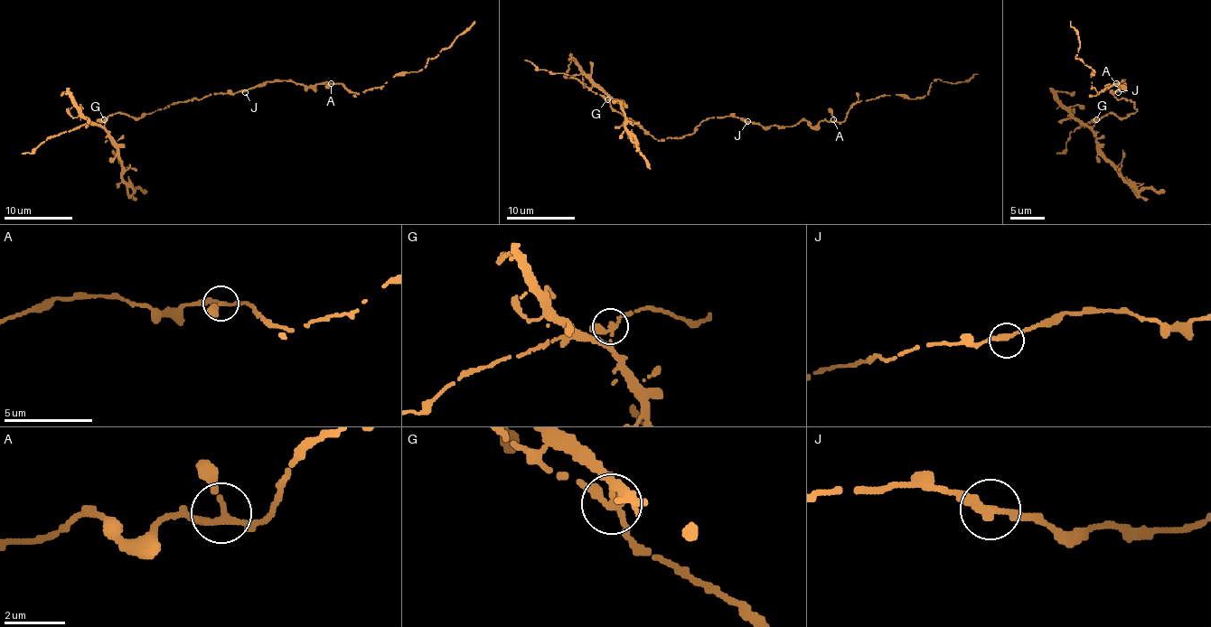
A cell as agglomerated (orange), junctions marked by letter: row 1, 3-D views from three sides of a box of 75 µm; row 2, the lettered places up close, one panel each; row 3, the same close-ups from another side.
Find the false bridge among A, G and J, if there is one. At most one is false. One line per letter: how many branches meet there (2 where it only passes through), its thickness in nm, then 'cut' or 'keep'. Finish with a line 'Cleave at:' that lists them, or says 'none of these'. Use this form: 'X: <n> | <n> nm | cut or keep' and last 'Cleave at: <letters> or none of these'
A: 3 | 220 nm | keep
G: 3 | 240 nm | keep
J: 2 | 280 nm | keep
Cleave at: none of these

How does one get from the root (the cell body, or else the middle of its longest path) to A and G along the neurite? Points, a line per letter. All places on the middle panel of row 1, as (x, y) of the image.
A: (746, 121), (763, 126), (793, 126), (806, 119), (814, 126), (820, 121), (833, 119)
G: (746, 121), (737, 116), (713, 116), (703, 119), (692, 134), (658, 140), (615, 111), (606, 99)

